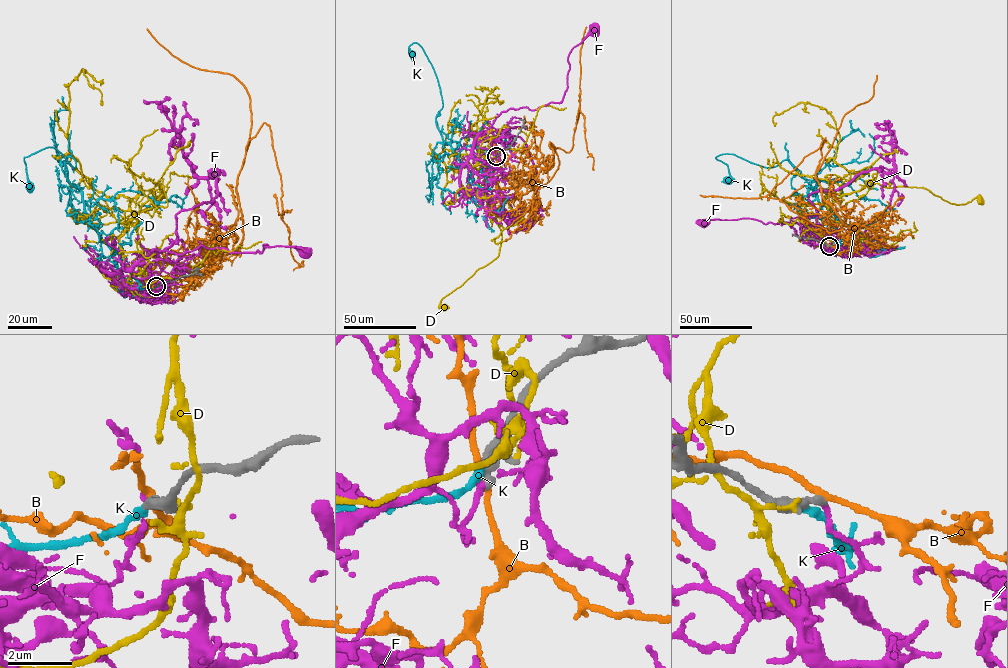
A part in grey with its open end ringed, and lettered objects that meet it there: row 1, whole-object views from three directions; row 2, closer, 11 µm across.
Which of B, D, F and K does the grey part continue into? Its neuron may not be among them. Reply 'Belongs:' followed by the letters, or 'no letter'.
Belongs: K

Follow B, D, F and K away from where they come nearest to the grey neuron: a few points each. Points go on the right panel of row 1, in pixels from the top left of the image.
B: (830, 245), (841, 253), (860, 235), (843, 225), (816, 177), (825, 138), (766, 196), (829, 232), (843, 229)
D: (829, 246), (822, 226), (829, 220), (828, 207), (866, 182), (925, 188), (956, 204), (980, 199)
F: (830, 245), (780, 219), (704, 222)
K: (829, 246), (835, 216), (819, 201), (816, 182), (788, 160), (765, 167), (722, 154), (728, 180)

